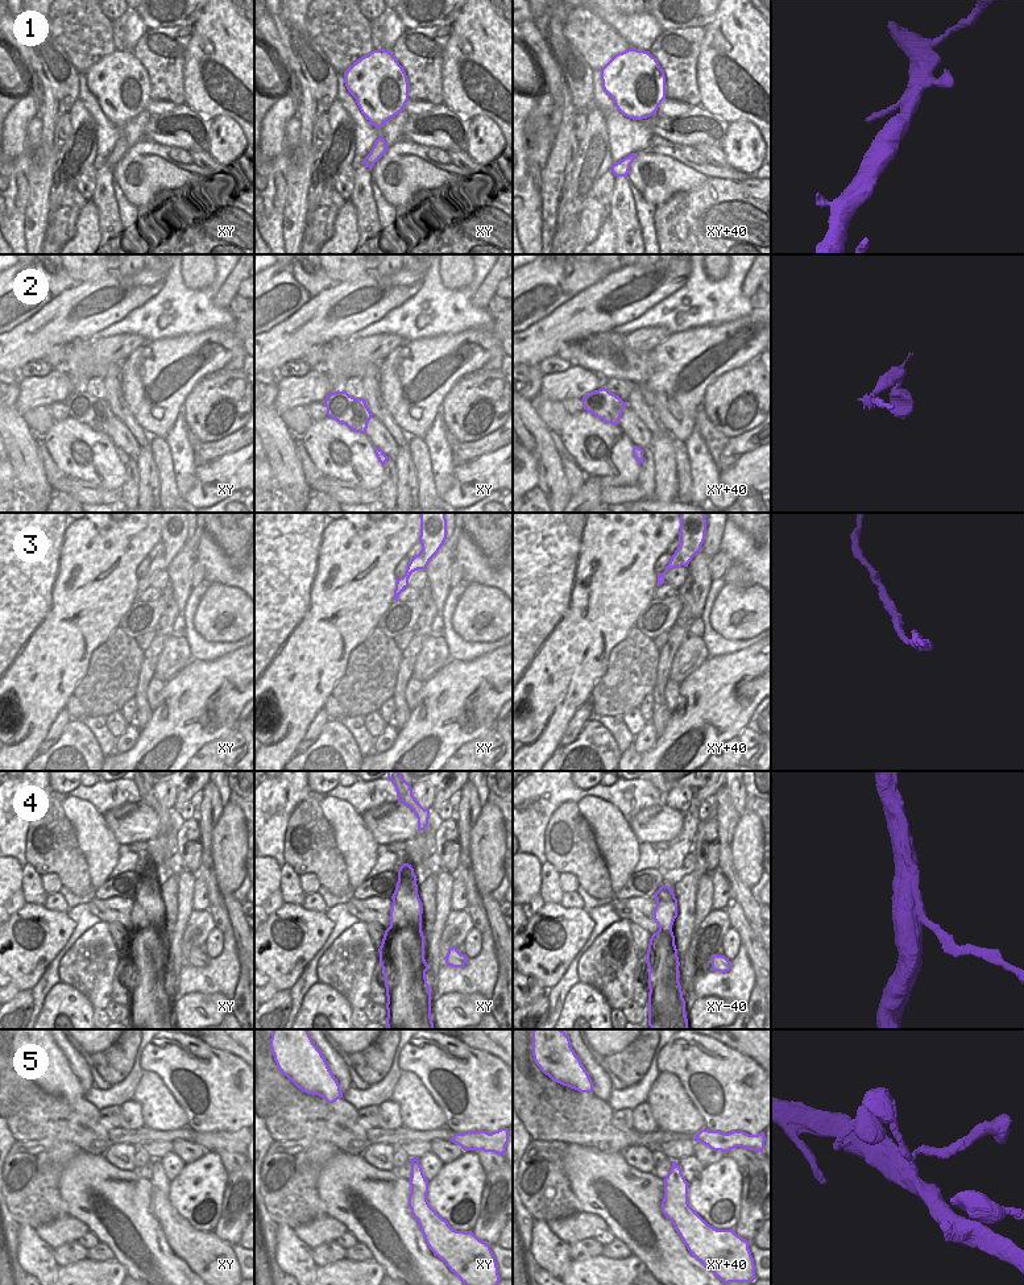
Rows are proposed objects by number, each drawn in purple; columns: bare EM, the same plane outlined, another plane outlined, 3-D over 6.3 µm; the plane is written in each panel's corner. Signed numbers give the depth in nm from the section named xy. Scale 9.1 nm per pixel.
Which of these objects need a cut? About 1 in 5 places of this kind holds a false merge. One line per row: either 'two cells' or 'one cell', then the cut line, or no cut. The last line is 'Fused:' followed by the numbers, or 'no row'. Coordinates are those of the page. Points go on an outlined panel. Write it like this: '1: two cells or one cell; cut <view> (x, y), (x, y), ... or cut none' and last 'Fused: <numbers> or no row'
1: one cell; cut none
2: one cell; cut none
3: one cell; cut none
4: one cell; cut none
5: one cell; cut none
Fused: no row

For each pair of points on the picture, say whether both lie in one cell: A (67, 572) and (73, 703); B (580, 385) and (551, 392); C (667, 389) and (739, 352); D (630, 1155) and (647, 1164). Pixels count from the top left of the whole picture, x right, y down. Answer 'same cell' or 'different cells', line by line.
A: different cells
B: same cell
C: same cell
D: same cell

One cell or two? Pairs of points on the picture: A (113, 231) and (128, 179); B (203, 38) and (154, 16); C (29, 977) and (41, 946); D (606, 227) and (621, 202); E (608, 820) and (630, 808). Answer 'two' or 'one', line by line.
A: two
B: two
C: one
D: two
E: two

